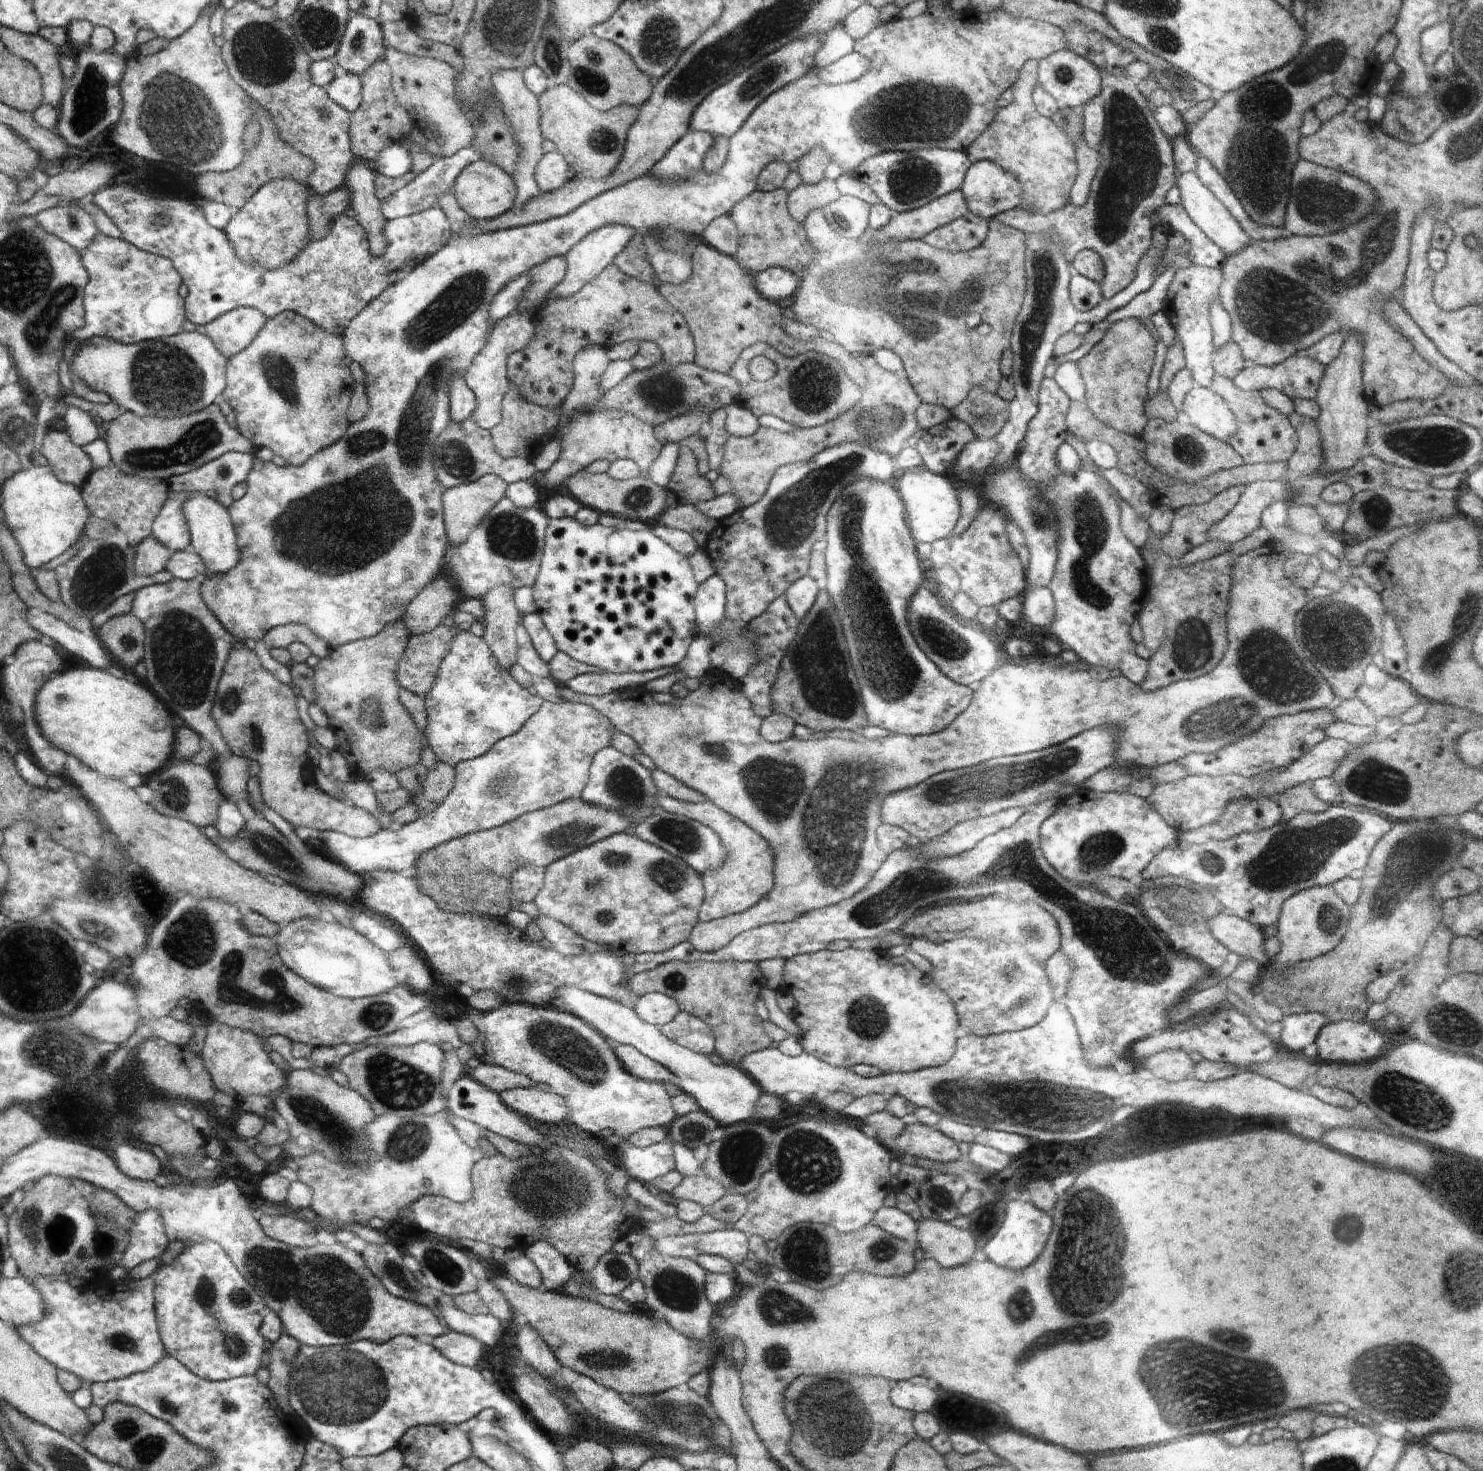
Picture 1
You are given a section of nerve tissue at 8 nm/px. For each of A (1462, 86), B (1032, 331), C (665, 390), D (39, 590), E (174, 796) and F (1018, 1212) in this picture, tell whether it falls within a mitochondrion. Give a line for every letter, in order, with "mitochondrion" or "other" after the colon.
A: mitochondrion
B: mitochondrion
C: mitochondrion
D: other
E: mitochondrion
F: other

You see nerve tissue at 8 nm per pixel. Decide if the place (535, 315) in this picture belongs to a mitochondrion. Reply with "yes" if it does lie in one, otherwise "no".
no

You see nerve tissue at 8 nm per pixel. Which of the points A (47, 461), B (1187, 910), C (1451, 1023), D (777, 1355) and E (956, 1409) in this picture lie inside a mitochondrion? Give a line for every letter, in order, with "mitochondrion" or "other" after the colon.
A: other
B: mitochondrion
C: mitochondrion
D: mitochondrion
E: mitochondrion

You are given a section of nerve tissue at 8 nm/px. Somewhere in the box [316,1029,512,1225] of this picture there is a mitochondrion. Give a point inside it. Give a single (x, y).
(394, 1082)

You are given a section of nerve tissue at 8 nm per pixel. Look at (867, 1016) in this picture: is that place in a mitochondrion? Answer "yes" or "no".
yes

